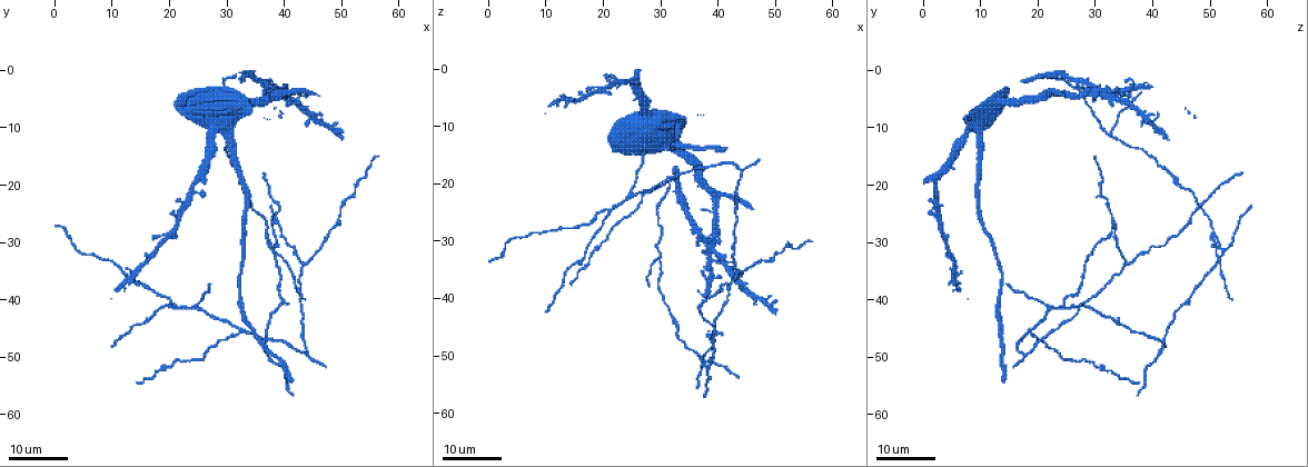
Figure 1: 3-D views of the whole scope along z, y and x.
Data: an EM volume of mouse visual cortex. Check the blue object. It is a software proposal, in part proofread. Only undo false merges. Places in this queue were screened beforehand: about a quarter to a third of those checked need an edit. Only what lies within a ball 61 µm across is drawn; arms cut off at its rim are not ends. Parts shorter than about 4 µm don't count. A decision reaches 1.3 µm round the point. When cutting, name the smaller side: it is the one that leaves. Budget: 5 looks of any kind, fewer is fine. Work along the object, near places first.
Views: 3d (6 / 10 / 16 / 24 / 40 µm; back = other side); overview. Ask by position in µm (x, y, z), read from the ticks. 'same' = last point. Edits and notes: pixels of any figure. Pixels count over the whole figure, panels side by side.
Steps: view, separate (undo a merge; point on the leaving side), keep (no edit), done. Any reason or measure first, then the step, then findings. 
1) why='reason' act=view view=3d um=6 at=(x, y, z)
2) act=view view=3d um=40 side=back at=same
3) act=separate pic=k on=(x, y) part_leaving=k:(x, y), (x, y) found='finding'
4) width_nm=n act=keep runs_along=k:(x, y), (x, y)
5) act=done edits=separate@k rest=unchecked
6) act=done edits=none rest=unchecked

act=view view=3d um=24 at=(32.0, 46.0, 19.0)

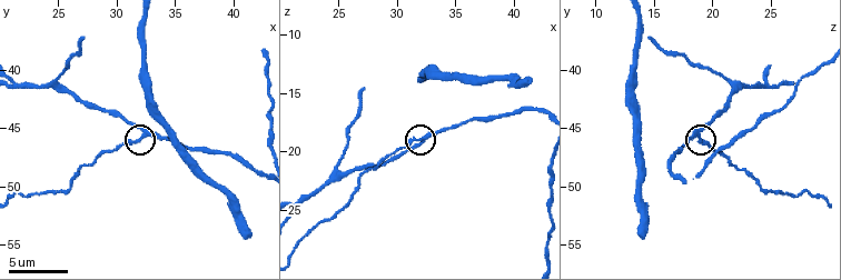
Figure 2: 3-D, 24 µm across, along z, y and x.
act=view view=3d um=6 at=(32.2, 45.8, 18.8)

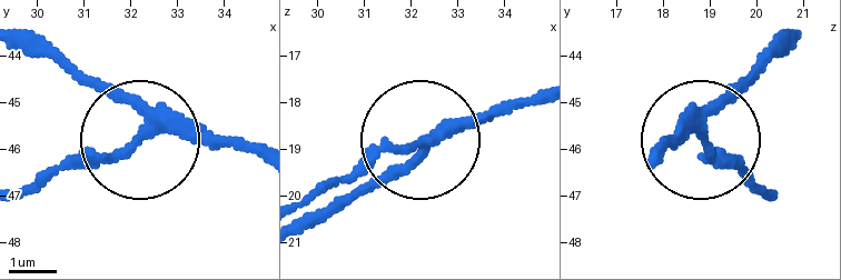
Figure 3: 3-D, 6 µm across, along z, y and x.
act=separate pic=3 on=(104, 156) part_leaving=3:(168, 122), (29, 187) found='a second neuron is stuck on'

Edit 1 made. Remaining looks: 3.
act=view view=overview

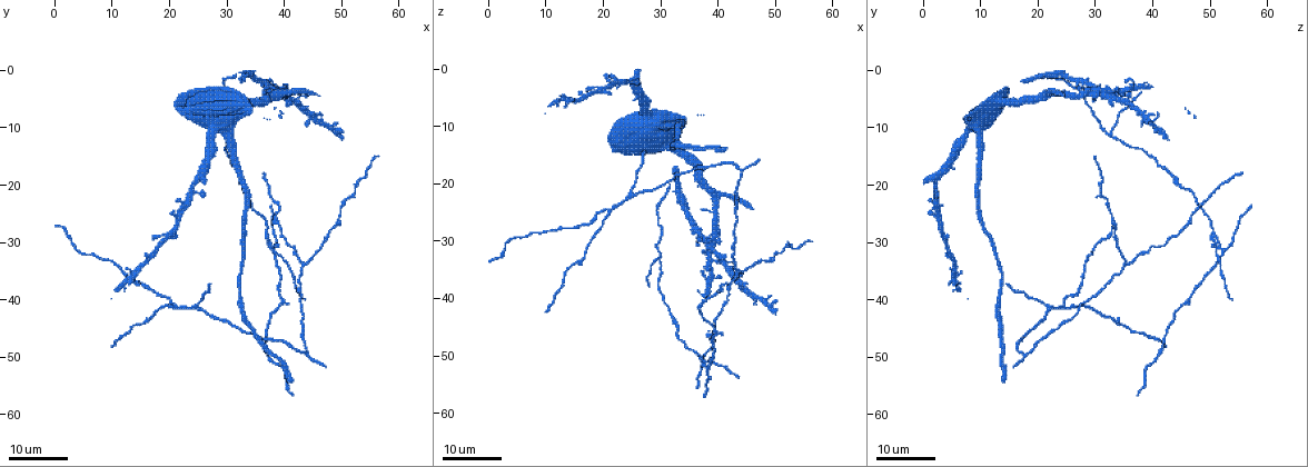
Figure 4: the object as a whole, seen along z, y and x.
why='a fork' act=view view=3d um=24 at=(21.0, 41.5, 24.5)

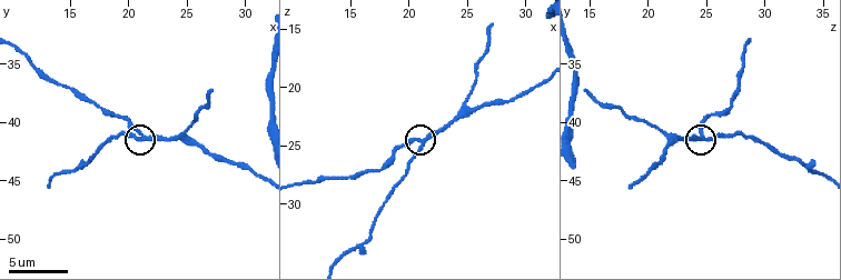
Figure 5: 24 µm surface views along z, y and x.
act=view view=3d um=10 at=(21.2, 41.2, 24.8)

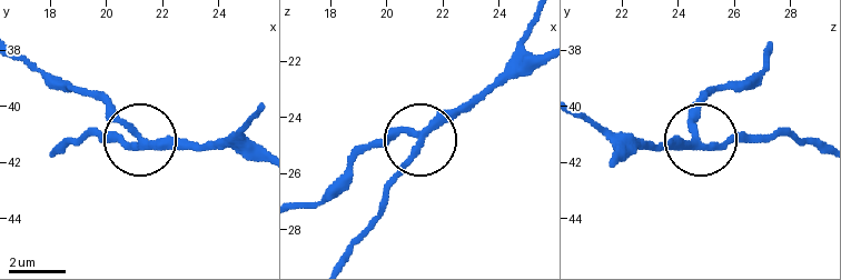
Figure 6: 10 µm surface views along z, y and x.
width_nm=220 act=keep runs_along=6:(540, 66), (504, 77), (432, 122), (413, 144), (384, 206) found='one neuron here'

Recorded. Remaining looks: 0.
act=done edits=separate@3 rest=unchecked

